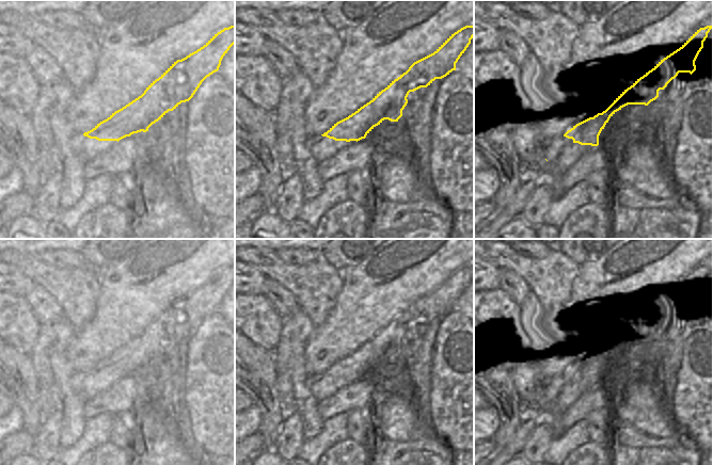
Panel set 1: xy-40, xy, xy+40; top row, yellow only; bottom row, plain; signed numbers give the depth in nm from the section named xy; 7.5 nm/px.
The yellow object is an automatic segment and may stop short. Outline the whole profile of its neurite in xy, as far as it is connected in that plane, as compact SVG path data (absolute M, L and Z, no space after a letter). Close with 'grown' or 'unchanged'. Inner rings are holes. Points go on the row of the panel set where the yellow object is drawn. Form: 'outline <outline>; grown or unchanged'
outline M465 26L451 34L433 53L414 62L409 69L392 81L384 90L379 92L369 102L358 109L348 117L334 124L327 132L321 134L335 141L360 141L384 119L398 122L402 110L408 103L408 95L421 87L427 87L435 79L442 79L456 70L456 63L464 53L471 39L474 37L474 26Z; unchanged

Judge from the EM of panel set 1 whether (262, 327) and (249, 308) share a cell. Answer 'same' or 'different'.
same

